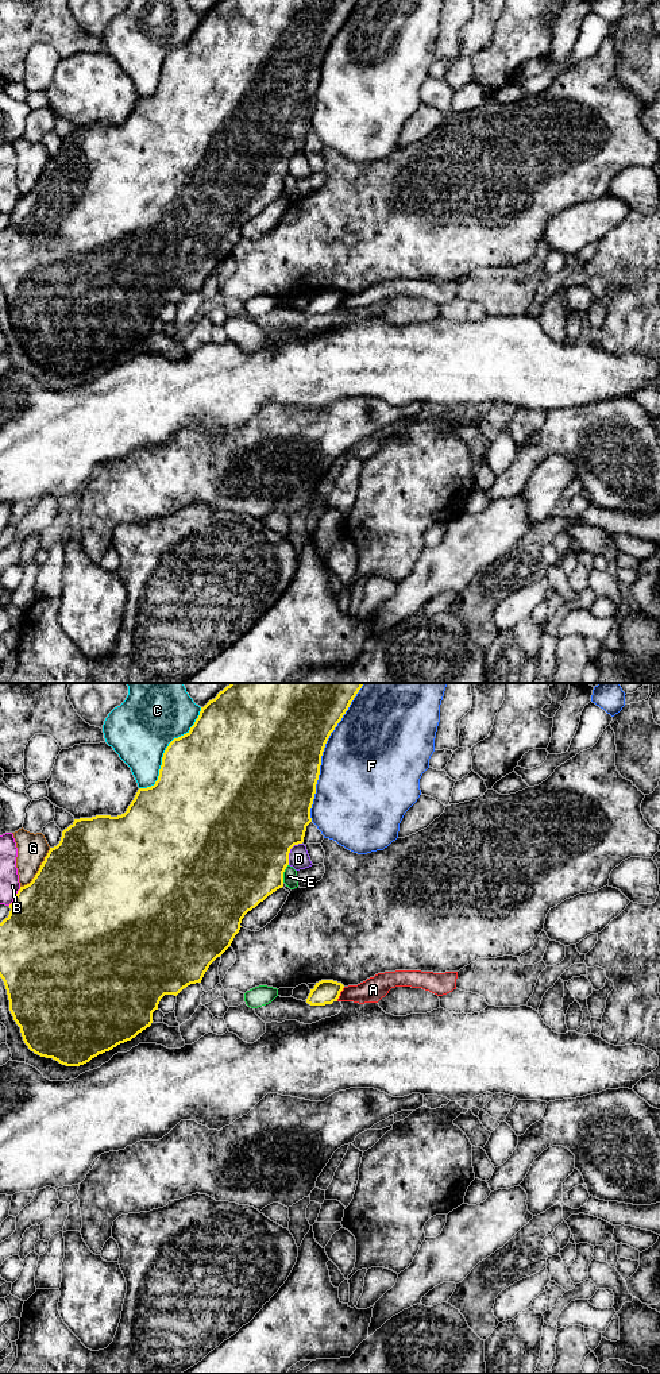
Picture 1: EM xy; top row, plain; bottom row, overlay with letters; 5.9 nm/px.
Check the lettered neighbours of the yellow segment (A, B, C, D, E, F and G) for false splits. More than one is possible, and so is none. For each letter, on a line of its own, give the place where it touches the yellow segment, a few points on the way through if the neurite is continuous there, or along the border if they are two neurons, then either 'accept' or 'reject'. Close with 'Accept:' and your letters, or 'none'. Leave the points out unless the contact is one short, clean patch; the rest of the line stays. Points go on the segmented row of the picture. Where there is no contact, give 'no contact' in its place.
A: meets yellow in xy at (339, 994); border along xy (344, 987), (336, 1000); reject
B: meets yellow in xy at (15, 896); reject
C: meets yellow in xy at (165, 751); reject
D: meets yellow in xy at (289, 852); reject
E: meets yellow in xy at (282, 873); reject
F: meets yellow in xy at (323, 751); reject
G: meets yellow in xy at (39, 869); reject
Accept: none

